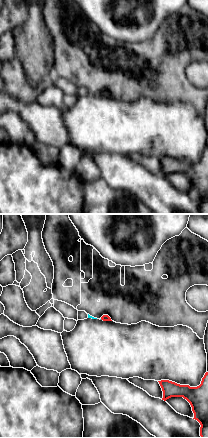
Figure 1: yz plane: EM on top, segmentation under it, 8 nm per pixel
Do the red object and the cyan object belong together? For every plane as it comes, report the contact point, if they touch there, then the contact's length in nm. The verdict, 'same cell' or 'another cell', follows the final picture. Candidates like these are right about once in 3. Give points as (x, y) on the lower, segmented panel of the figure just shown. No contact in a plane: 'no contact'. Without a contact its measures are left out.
no contact

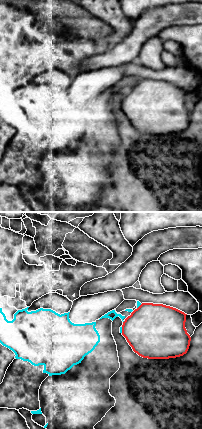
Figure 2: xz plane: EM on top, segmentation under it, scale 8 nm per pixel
(122, 330) | 50 nm

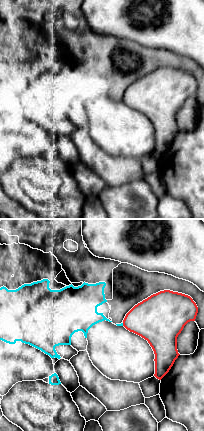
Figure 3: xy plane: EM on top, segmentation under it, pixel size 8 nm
(123, 324) | 30 nm

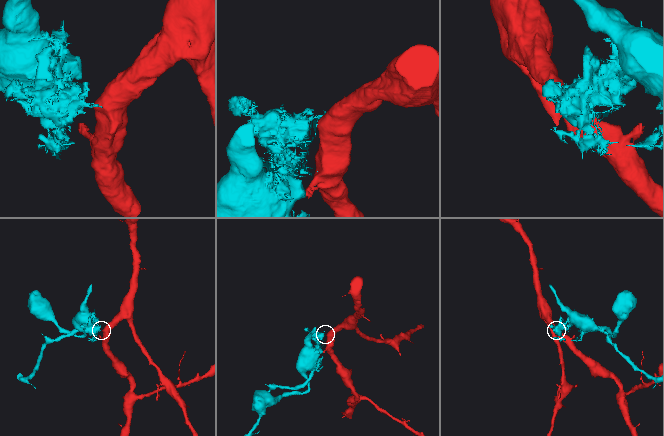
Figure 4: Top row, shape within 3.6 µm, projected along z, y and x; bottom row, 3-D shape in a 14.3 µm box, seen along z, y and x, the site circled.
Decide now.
another cell

